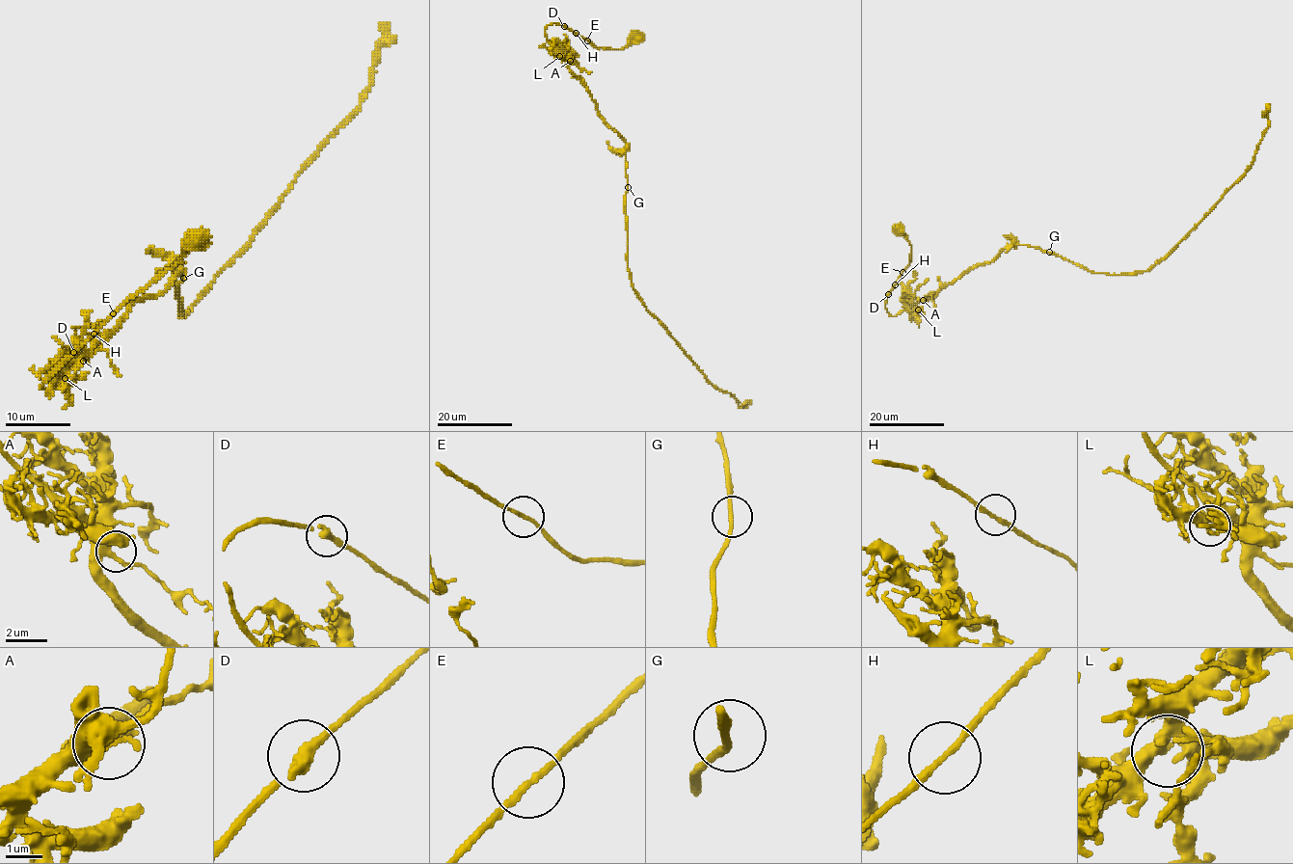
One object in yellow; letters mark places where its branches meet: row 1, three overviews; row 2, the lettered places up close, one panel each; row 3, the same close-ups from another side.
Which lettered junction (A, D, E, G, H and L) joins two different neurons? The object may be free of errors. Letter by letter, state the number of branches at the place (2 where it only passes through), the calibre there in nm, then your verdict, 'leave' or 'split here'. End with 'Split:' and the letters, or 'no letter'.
A: 2 | 400 nm | leave
D: 2 | 320 nm | leave
E: 2 | 170 nm | leave
G: 2 | 200 nm | leave
H: 2 | 180 nm | leave
L: 4 | 280 nm | leave
Split: no letter

